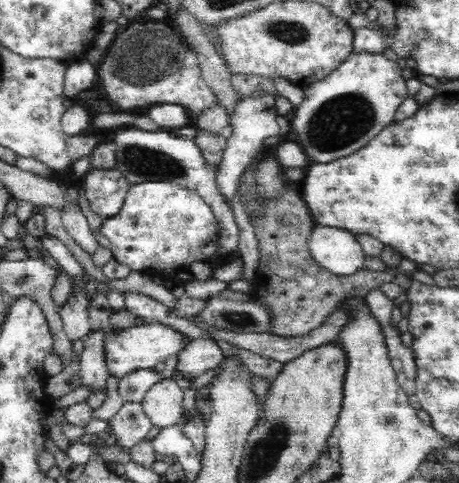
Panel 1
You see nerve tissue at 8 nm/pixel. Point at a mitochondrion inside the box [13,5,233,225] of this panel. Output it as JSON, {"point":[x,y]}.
{"point":[148,57]}

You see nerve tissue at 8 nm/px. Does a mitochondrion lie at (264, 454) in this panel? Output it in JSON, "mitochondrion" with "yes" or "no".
{"mitochondrion":"yes"}

